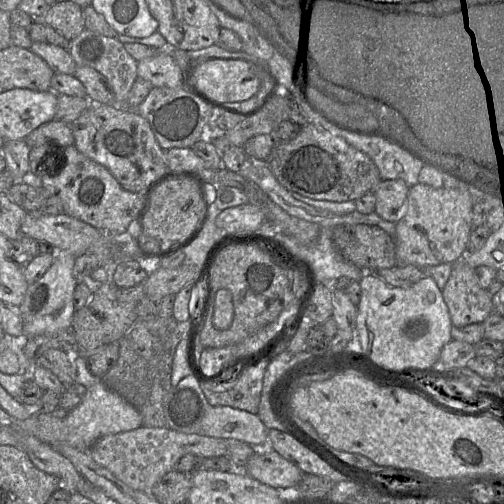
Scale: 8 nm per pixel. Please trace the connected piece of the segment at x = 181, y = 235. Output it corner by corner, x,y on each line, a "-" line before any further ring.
169,179
162,182
151,194
150,204
142,219
142,232
156,238
161,249
173,249
194,237
208,209
203,196
204,185
195,179

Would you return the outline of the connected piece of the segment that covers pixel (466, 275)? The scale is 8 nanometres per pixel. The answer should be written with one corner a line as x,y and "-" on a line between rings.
464,257
453,263
449,279
442,289
442,295
455,327
483,323
494,312
494,296
488,289
480,286
475,270
464,261

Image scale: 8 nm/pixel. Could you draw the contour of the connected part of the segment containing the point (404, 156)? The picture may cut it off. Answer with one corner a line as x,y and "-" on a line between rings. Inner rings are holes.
329,123
327,131
365,153
377,166
382,180
403,180
410,188
418,183
422,159
379,134
361,134

